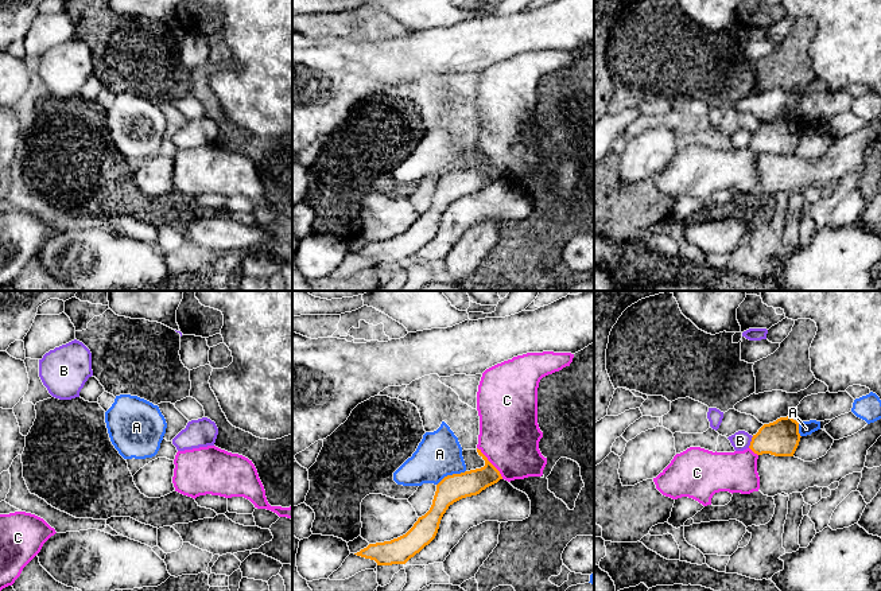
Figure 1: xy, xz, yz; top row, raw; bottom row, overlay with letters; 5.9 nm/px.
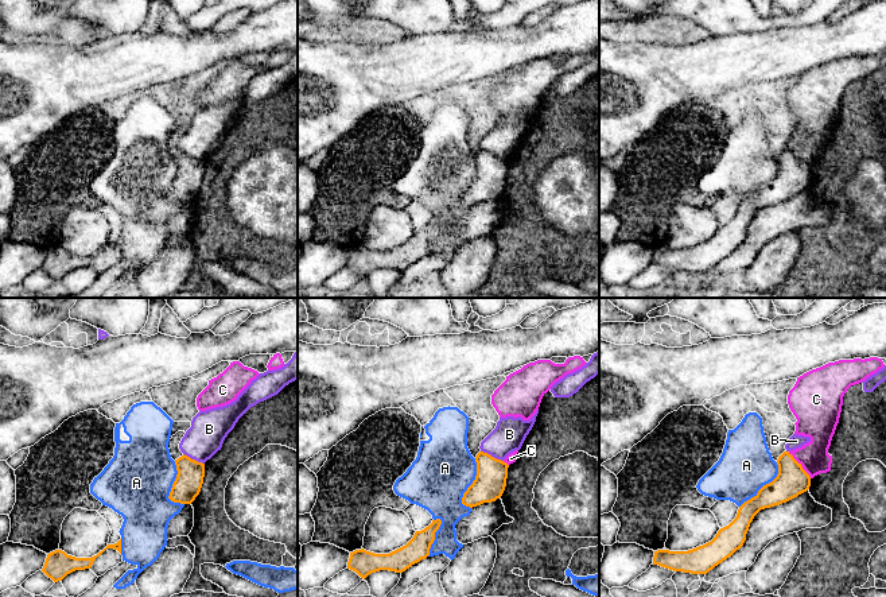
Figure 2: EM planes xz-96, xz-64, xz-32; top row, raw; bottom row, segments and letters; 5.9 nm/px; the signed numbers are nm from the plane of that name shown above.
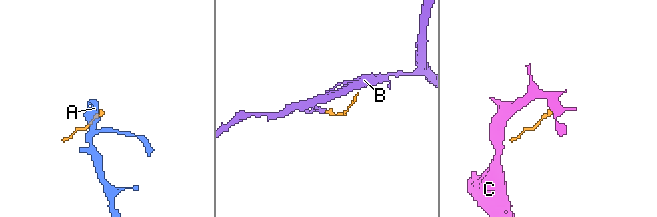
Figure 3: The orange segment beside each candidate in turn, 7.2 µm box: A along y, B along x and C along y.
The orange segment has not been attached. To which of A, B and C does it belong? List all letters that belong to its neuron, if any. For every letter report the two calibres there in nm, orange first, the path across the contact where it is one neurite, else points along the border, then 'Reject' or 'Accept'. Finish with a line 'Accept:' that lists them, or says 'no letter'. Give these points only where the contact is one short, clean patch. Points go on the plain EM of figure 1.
A: Thickness 160 nm (orange) against 280 nm. Reject
B: Thickness 220 nm (orange) against 110 nm. Accept
C: Thickness 160 nm (orange) against 360 nm. Boundary: xz (477, 146), (503, 177). Reject
Accept: B

